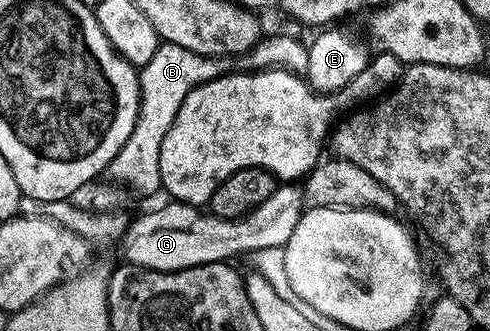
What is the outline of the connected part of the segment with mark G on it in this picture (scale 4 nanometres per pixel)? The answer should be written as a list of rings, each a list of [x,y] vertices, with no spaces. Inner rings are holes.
[[[296,183],[277,184],[269,197],[248,210],[243,217],[218,217],[211,211],[182,201],[169,200],[167,204],[129,223],[120,241],[123,260],[127,264],[154,271],[178,271],[202,263],[228,261],[239,253],[251,255],[262,247],[282,247],[294,233],[304,205],[301,186]]]

